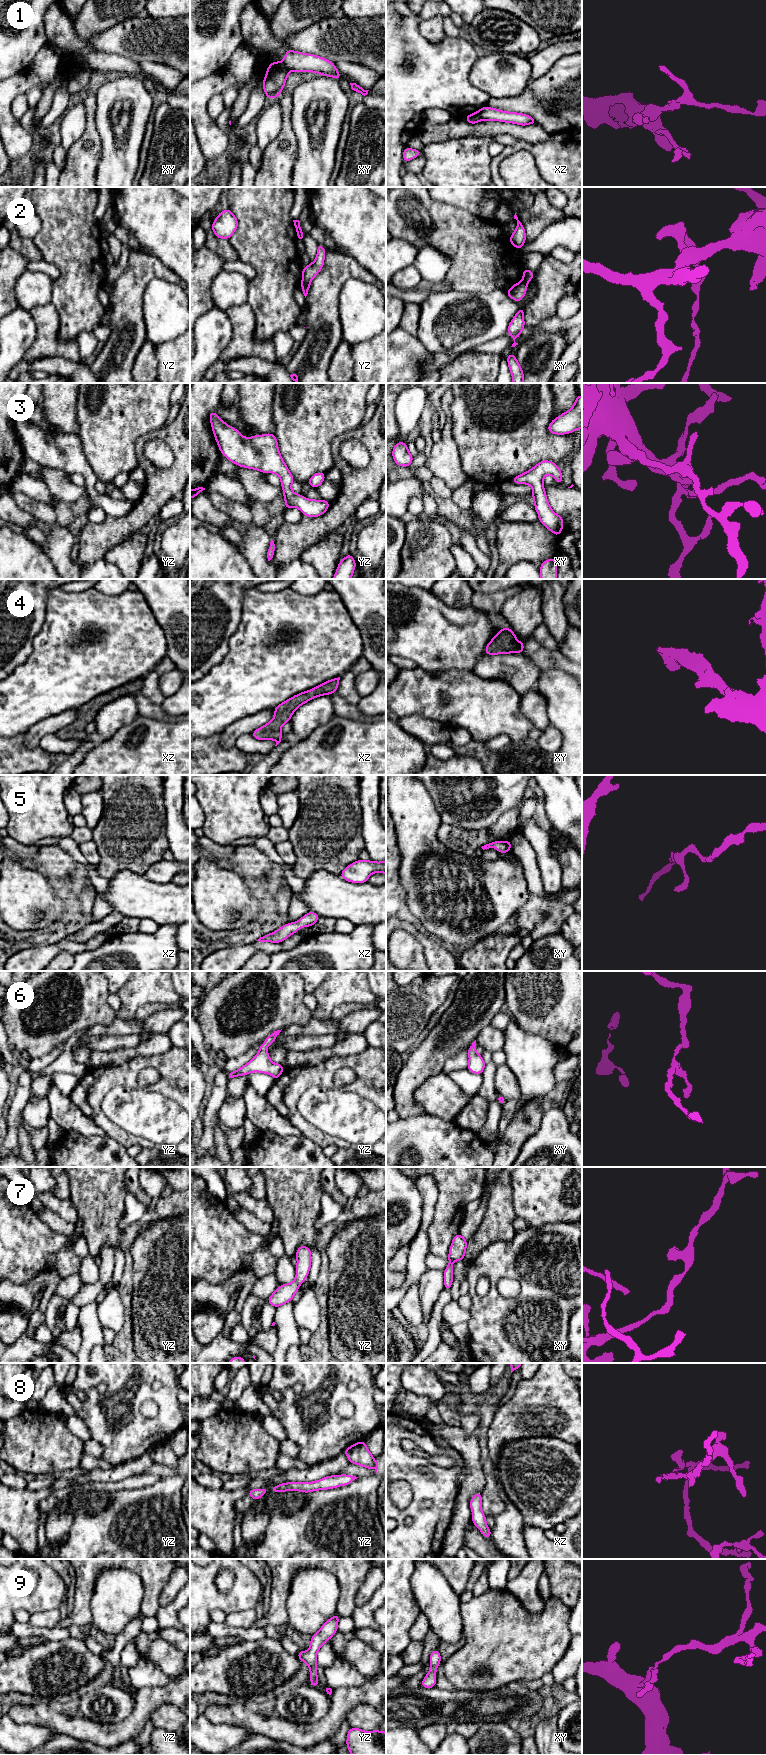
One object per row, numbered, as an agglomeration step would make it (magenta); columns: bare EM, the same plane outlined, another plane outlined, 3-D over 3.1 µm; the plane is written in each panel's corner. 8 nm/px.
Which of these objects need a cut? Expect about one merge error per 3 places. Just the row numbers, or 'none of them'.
1, 2

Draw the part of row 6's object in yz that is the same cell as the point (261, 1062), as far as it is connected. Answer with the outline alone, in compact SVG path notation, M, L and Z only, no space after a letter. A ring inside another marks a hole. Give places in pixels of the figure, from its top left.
M281 1030L274 1031L265 1039L265 1042L259 1046L259 1052L250 1062L236 1071L228 1073L226 1075L228 1081L237 1076L248 1075L251 1072L270 1074L276 1081L284 1071L284 1068L282 1064L273 1063L270 1060L267 1047L275 1041Z

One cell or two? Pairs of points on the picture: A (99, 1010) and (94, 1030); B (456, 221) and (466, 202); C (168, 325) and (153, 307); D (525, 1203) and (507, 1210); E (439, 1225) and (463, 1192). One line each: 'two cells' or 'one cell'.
A: two cells
B: two cells
C: one cell
D: two cells
E: one cell

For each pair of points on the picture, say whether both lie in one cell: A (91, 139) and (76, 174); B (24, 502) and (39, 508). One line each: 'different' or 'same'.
A: same
B: same

